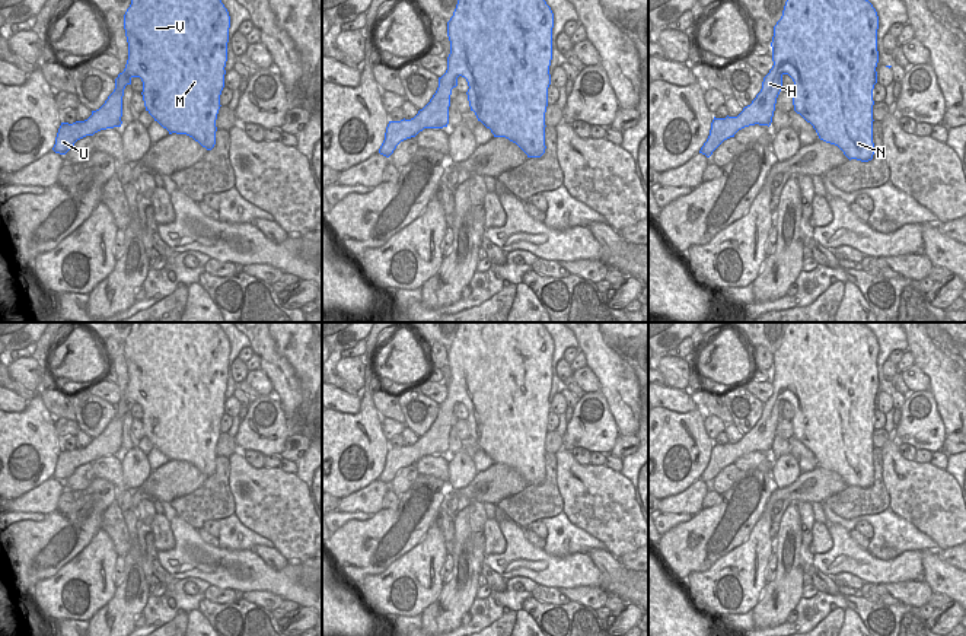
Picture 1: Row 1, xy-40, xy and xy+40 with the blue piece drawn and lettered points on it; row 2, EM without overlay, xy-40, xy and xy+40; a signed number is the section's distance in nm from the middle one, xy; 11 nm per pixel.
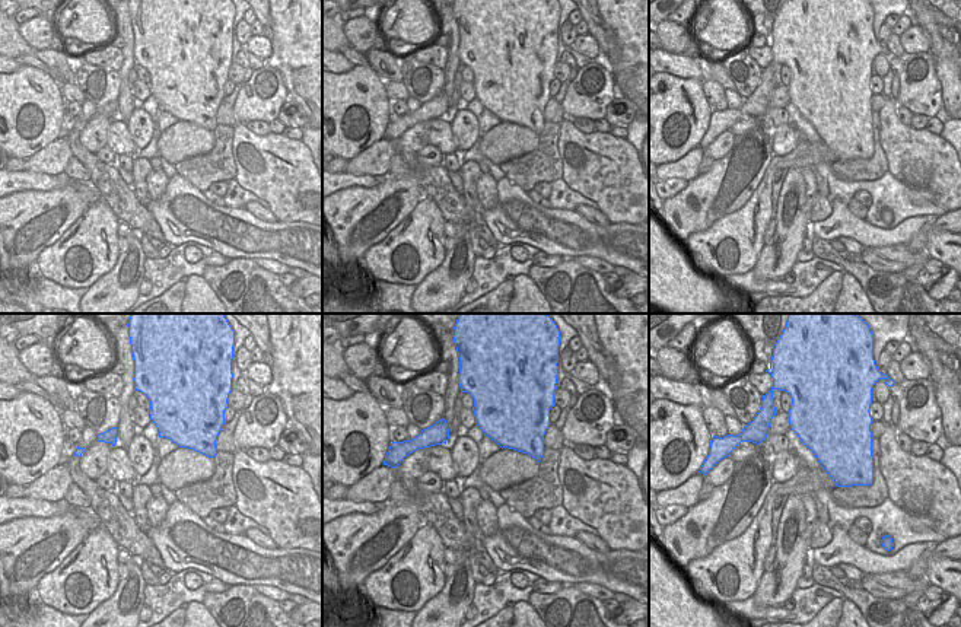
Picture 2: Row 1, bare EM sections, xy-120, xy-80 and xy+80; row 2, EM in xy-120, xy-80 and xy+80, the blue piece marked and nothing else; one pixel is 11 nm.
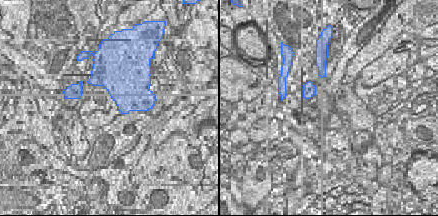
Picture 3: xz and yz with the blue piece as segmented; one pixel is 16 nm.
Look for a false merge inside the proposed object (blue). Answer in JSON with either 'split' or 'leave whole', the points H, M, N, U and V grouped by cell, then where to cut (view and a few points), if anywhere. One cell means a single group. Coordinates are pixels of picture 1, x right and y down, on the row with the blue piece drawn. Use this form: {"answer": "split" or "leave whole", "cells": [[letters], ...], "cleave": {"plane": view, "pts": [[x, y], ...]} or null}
{"answer": "leave whole", "cells": [["H", "M", "N", "U", "V"]], "cleave": null}

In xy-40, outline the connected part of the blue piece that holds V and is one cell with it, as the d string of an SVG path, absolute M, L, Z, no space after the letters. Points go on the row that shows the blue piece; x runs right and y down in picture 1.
M131 0L124 15L128 60L114 92L87 120L61 123L52 150L66 155L77 140L121 127L124 89L133 77L141 79L144 106L154 121L211 150L229 28L221 0Z

